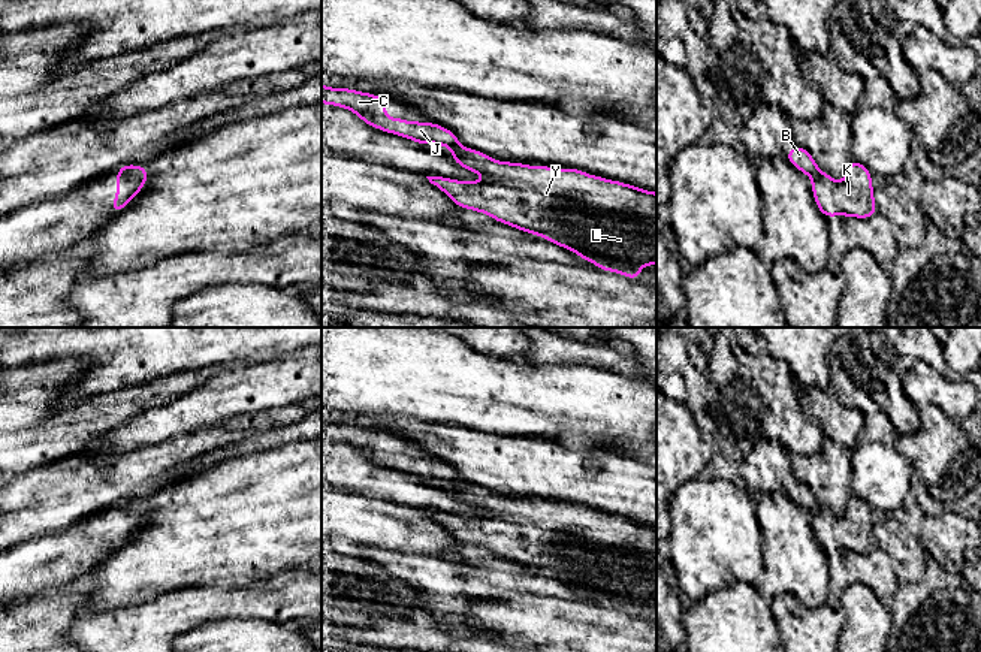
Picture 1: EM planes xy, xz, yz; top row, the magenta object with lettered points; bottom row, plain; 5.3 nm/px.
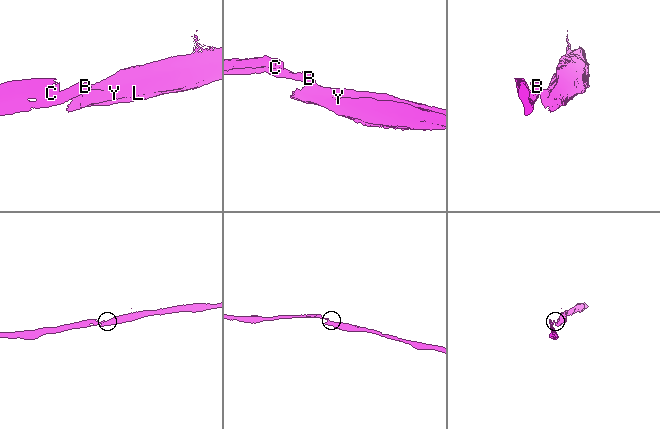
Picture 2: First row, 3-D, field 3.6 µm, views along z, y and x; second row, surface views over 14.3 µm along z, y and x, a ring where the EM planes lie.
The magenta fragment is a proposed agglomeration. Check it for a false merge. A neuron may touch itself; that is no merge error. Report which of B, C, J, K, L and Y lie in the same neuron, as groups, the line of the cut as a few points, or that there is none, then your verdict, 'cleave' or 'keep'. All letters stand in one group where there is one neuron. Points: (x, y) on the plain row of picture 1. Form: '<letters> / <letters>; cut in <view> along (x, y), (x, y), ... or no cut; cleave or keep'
B C J / K L Y; cut in xz along (464, 482), (452, 485); cleave

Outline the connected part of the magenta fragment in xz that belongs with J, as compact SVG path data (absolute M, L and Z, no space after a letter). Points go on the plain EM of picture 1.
M322 419L322 438L345 443L360 452L363 458L378 465L393 468L417 479L435 479L464 485L458 471L449 464L428 458L413 458L402 453L386 452L386 434L350 423L330 423Z

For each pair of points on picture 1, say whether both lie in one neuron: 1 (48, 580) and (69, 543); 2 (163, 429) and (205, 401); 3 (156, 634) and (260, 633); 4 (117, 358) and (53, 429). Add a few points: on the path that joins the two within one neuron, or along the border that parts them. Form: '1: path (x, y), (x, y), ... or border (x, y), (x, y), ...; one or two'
1: path (48, 571), (48, 567), (63, 552); one
2: path (174, 419), (195, 408); one
3: border (213, 621), (204, 621), (177, 636); two
4: border (74, 403), (68, 406); two

